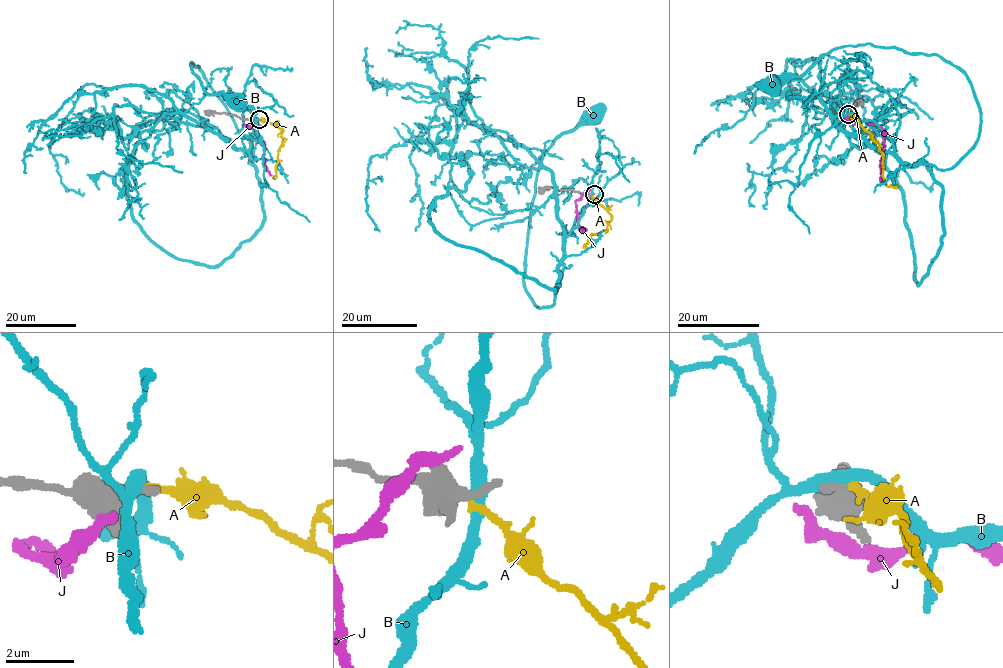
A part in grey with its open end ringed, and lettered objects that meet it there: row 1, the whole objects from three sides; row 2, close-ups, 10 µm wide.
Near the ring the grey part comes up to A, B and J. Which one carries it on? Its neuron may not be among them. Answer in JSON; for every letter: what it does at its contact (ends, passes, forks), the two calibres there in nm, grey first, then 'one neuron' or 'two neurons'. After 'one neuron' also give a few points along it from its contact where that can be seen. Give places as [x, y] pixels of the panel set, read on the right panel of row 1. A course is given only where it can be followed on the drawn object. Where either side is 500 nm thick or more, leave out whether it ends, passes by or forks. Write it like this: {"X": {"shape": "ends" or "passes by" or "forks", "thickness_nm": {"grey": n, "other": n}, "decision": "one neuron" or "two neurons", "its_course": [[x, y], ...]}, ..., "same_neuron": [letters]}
{"A": {"shape": "ends", "thickness_nm": {"grey": 480, "other": 190}, "decision": "two neurons"}, "B": {"thickness_nm": {"grey": 550, "other": 400}, "decision": "two neurons"}, "J": {"thickness_nm": {"grey": 550, "other": 400}, "decision": "two neurons"}, "same_neuron": []}

